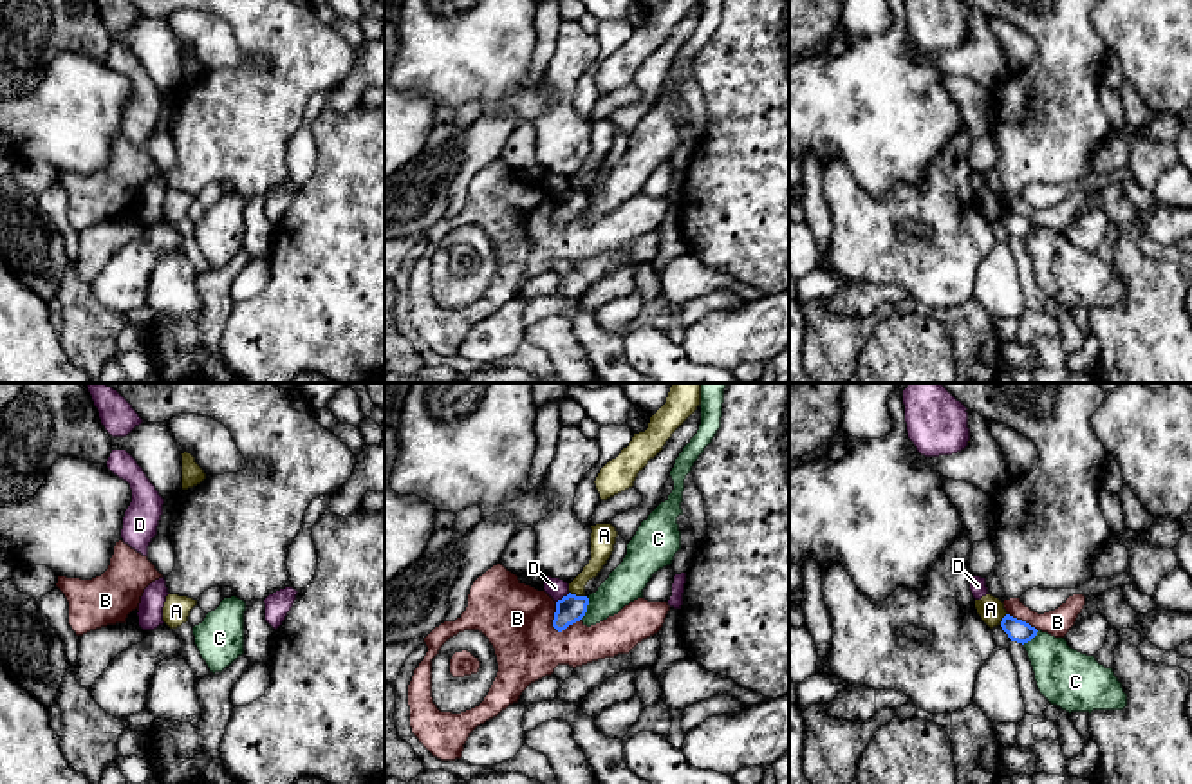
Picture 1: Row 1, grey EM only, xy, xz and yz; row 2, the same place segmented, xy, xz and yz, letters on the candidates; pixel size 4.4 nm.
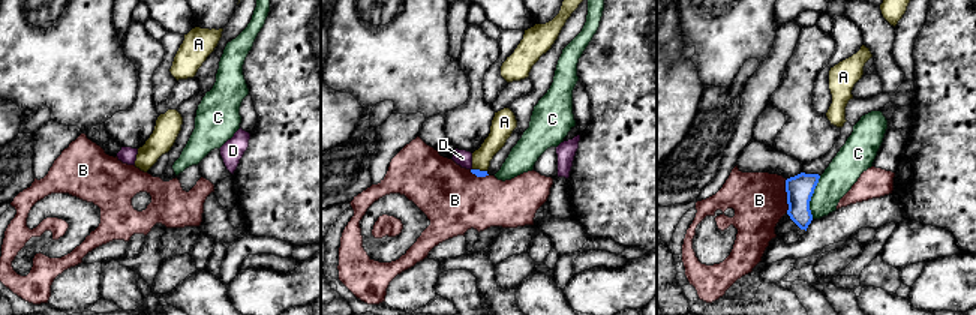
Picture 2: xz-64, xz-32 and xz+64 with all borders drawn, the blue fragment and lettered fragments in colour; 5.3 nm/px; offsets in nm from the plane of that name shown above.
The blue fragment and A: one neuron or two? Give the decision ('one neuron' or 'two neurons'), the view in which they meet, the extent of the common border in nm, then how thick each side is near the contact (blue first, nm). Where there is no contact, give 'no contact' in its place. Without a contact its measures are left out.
two neurons; contact in xz; length 80 nm; calibres 120 and 110 nm

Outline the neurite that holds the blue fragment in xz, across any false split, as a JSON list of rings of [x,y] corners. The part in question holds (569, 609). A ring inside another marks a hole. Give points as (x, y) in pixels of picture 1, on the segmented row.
[[[567,594],[562,600],[556,602],[556,612],[553,620],[553,627],[562,632],[569,625],[580,621],[587,612],[589,598],[587,596],[576,596]]]

